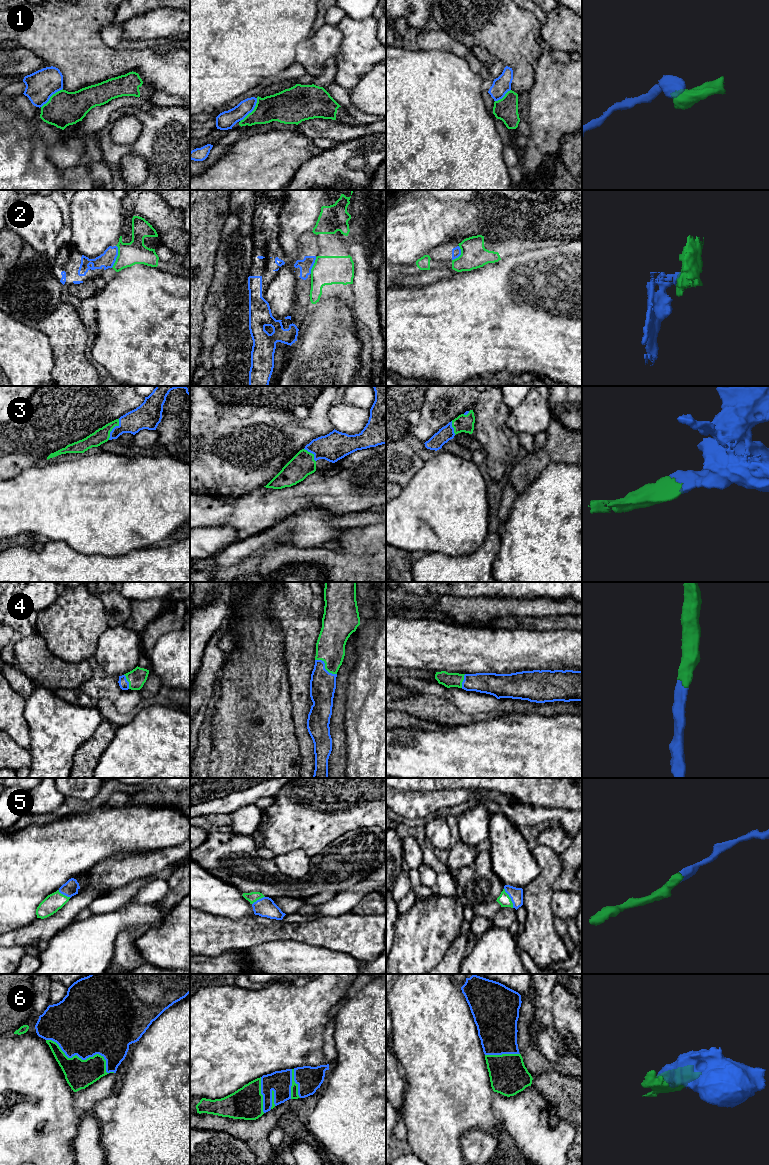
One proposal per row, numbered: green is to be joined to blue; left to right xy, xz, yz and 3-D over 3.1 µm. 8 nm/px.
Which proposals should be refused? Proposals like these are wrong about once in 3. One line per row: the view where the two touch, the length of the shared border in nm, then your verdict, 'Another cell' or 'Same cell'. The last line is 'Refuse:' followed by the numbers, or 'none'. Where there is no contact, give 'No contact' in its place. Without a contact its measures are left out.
1: Touches blue in xz. Shared border 240 nm. Another cell
2: Touches blue in xy. Shared border 190 nm. Another cell
3: Touches blue in xy. Shared border 190 nm. Same cell
4: Touches blue in xz. Shared border 220 nm. Same cell
5: Touches blue in yz. Shared border 180 nm. Same cell
6: Touches blue in xy. Shared border 600 nm. Same cell
Refuse: 1, 2

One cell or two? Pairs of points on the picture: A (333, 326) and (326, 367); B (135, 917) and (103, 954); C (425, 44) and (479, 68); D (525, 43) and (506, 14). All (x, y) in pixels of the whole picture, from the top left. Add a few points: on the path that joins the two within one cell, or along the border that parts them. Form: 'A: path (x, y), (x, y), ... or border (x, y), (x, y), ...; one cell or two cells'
A: path (330, 336), (328, 357); one cell
B: path (124, 920), (103, 943); one cell
C: path (438, 44), (453, 46), (466, 55); one cell
D: path (518, 36), (506, 24), (506, 21); one cell

